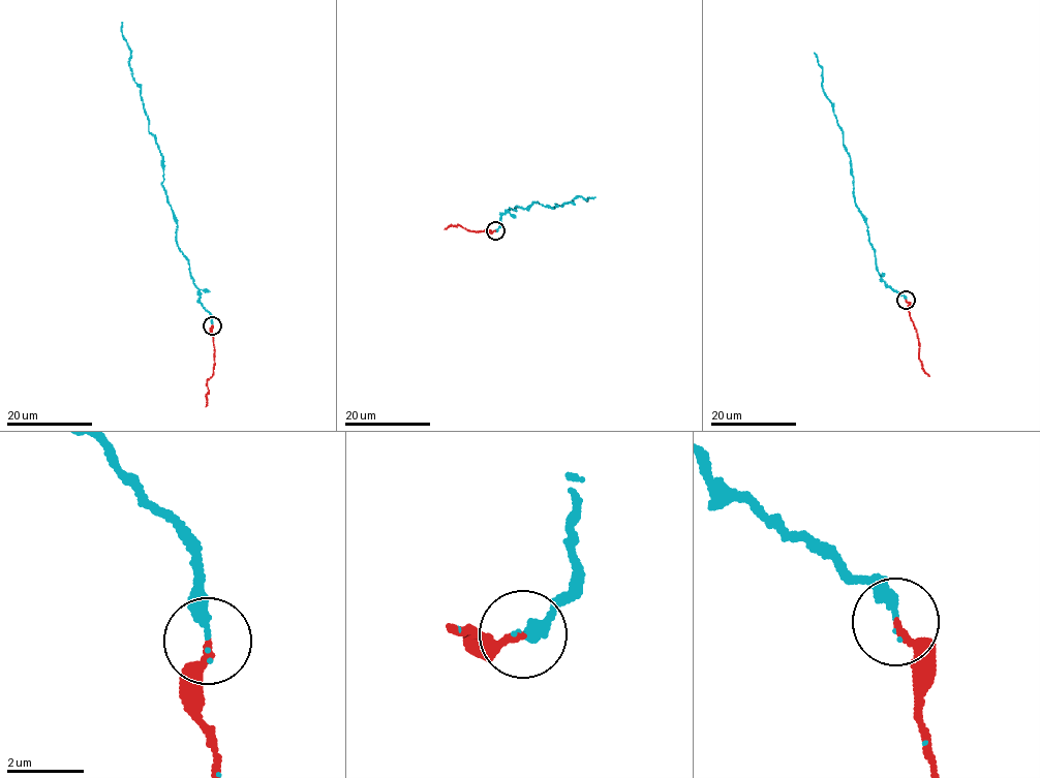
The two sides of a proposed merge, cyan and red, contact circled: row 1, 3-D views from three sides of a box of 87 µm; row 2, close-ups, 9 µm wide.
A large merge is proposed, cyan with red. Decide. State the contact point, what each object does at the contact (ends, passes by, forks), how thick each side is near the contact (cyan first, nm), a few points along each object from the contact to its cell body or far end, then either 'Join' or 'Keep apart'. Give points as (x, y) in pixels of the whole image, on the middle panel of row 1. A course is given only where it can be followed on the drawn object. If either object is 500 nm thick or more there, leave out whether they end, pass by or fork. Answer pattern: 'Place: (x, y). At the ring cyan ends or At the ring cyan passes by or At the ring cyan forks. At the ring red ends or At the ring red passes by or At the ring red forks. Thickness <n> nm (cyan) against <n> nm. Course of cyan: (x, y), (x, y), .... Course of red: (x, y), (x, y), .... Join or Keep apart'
Place: (495, 230). At the ring cyan ends. At the ring red ends. Thickness 240 nm (cyan) against 200 nm. Course of cyan: (495, 230), (500, 216), (516, 206), (528, 210), (538, 201), (553, 209), (577, 196), (595, 197). Course of red: (495, 230), (475, 230), (458, 224), (444, 229). Join

